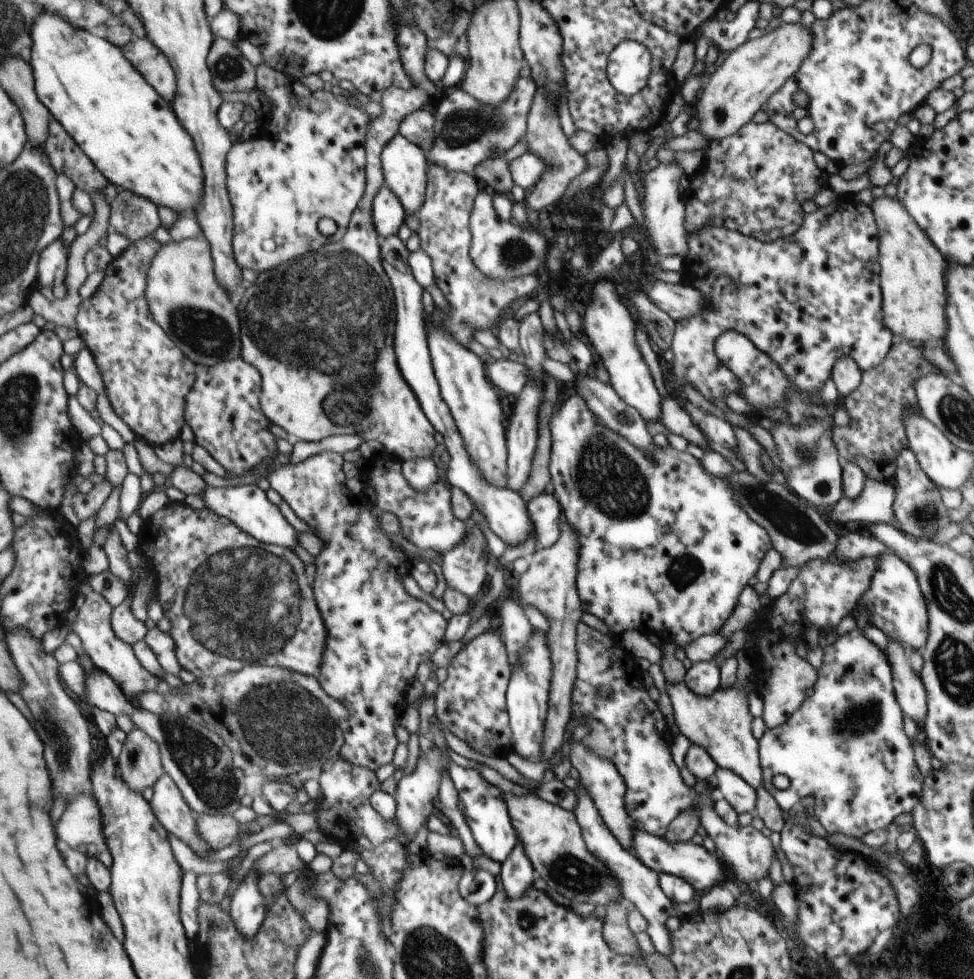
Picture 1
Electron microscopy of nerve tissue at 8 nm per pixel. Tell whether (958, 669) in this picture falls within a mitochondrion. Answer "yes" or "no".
yes

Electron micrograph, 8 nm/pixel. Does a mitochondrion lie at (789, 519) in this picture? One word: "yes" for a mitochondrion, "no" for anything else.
yes

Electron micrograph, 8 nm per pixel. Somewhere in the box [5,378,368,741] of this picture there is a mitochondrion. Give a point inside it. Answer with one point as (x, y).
(243, 603)

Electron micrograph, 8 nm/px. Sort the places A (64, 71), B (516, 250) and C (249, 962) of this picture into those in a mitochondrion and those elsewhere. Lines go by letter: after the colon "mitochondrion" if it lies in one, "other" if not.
A: other
B: mitochondrion
C: other

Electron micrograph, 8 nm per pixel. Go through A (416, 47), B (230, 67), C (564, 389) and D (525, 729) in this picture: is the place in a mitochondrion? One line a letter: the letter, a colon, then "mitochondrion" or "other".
A: other
B: mitochondrion
C: other
D: other

